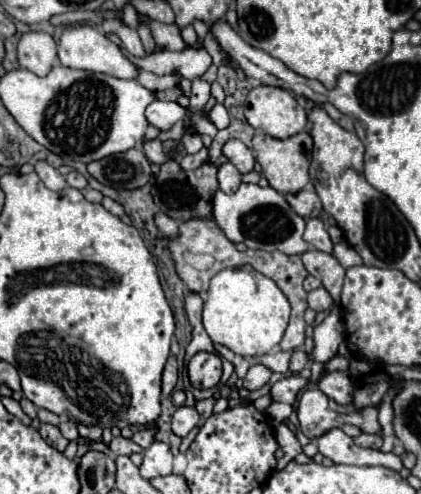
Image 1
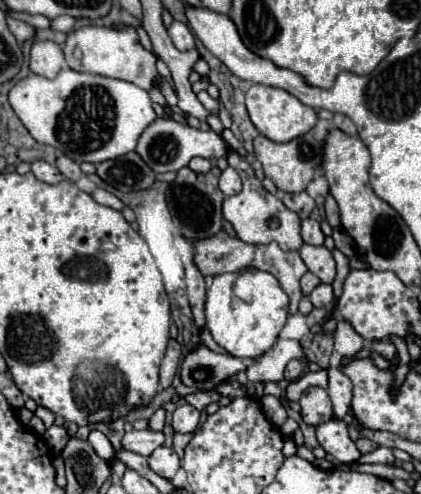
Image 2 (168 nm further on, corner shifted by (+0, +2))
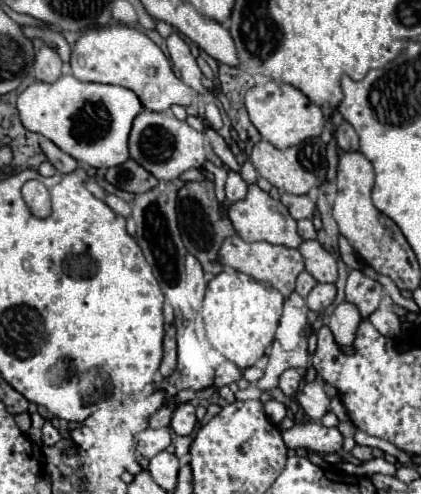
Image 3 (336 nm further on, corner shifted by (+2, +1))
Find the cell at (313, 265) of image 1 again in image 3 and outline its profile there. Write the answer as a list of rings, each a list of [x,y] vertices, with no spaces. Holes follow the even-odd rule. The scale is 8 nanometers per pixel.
[[[306,240],[298,250],[304,256],[306,270],[316,278],[316,282],[336,282],[338,262],[318,244],[318,240]]]

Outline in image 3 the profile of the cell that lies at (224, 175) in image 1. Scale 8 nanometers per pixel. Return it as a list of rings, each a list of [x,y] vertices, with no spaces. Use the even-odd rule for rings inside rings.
[[[230,172],[228,174],[228,180],[226,180],[226,200],[232,204],[232,202],[238,202],[246,196],[248,192],[248,184],[240,178],[240,174],[236,172]]]

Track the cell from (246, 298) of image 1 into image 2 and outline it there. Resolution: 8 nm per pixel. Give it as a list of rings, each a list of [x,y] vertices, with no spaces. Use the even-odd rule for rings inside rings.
[[[242,269],[236,273],[216,275],[206,297],[206,327],[212,333],[214,341],[224,347],[230,355],[240,359],[254,359],[260,353],[266,353],[278,339],[284,323],[288,319],[288,295],[280,289],[280,283],[266,271]]]

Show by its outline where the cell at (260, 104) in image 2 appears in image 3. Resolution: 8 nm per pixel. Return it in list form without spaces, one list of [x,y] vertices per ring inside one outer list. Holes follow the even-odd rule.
[[[276,80],[250,88],[246,92],[246,110],[260,136],[274,144],[276,148],[290,148],[304,142],[306,138],[320,136],[326,122],[322,110],[314,102],[310,102],[298,88]]]

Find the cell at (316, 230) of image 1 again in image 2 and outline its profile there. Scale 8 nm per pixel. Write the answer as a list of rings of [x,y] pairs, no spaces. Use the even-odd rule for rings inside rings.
[[[316,219],[302,221],[302,239],[304,243],[310,243],[310,245],[324,245],[324,233]]]

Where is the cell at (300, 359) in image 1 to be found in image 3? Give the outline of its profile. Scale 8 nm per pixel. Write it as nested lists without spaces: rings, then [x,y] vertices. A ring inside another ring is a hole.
[[[290,368],[290,370],[286,370],[282,376],[280,376],[280,390],[286,394],[286,396],[294,396],[296,394],[296,390],[300,388],[300,374],[294,370],[294,368]]]

